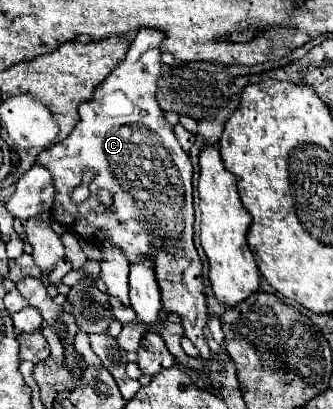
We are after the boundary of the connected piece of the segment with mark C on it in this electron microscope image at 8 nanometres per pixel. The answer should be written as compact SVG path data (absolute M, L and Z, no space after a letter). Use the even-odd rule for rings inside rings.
M142 27L136 39L130 45L128 57L116 67L106 81L102 81L90 103L82 103L80 107L80 123L74 127L72 135L64 141L50 145L38 155L38 163L48 167L54 175L56 199L52 207L52 215L64 225L68 231L78 227L78 235L82 239L90 239L92 243L100 245L102 241L110 241L118 245L130 263L152 259L156 265L156 277L162 291L162 307L164 311L176 311L182 317L184 337L188 337L200 355L206 359L206 373L210 373L210 349L204 339L204 325L208 321L206 311L206 295L202 285L202 261L194 247L194 209L192 209L192 163L186 151L180 147L174 127L164 119L164 111L158 107L156 101L156 81L162 75L162 61L160 61L160 43L164 41L164 33L160 29ZM84 169L96 169L96 179L92 181L92 197L84 203L74 203L70 199L74 187L82 181ZM98 189L110 189L114 195L114 211L104 209L98 199Z

